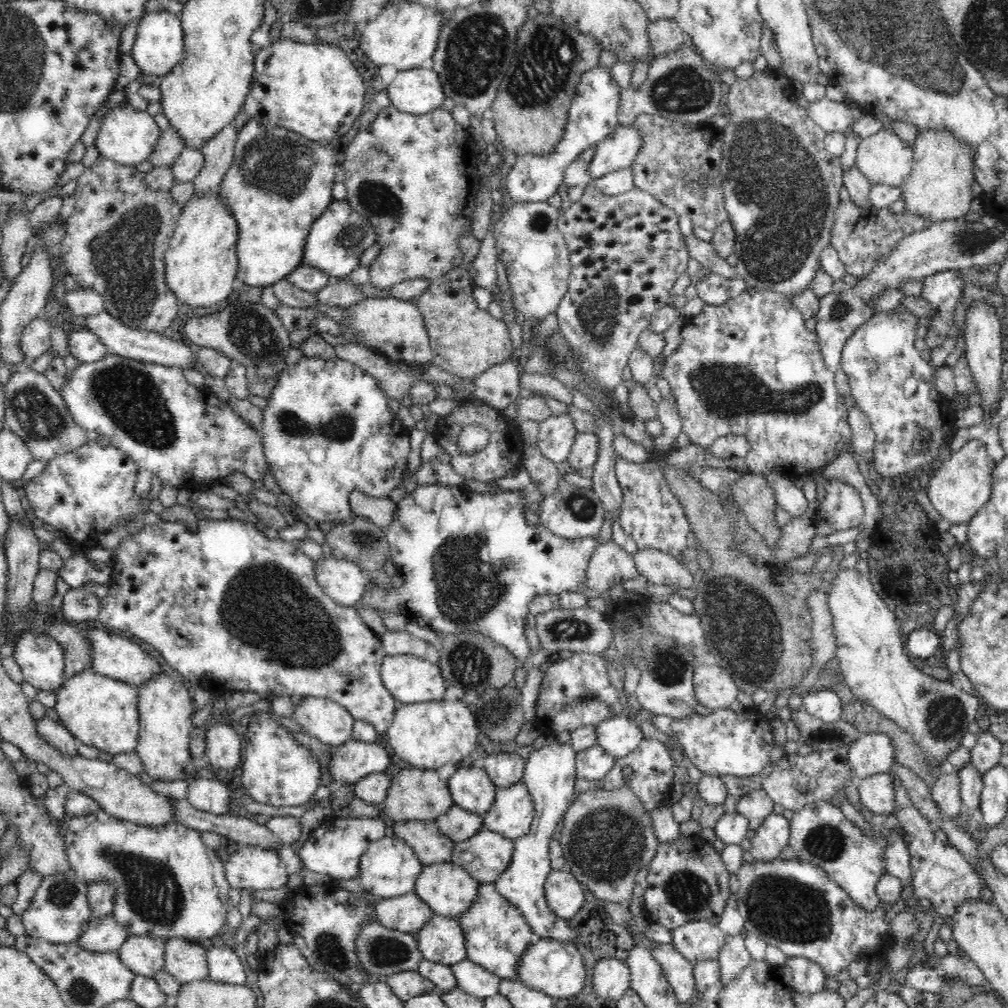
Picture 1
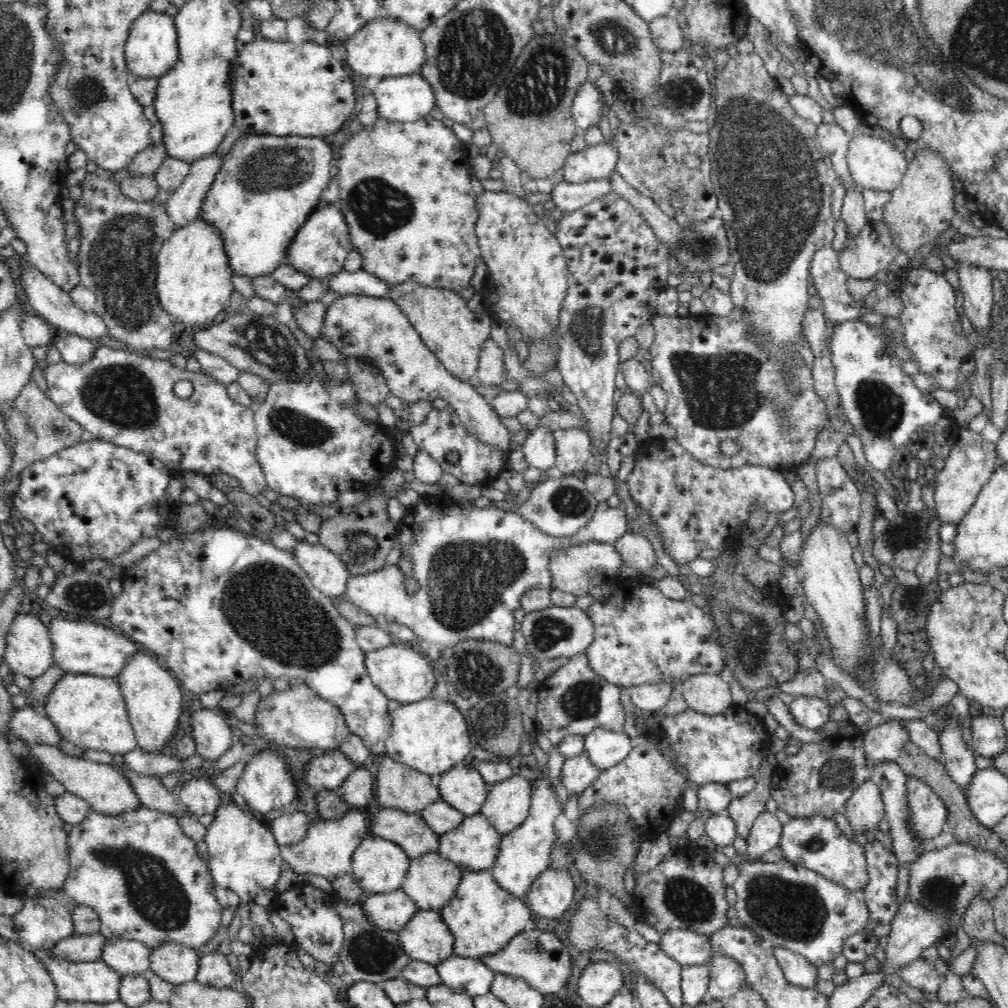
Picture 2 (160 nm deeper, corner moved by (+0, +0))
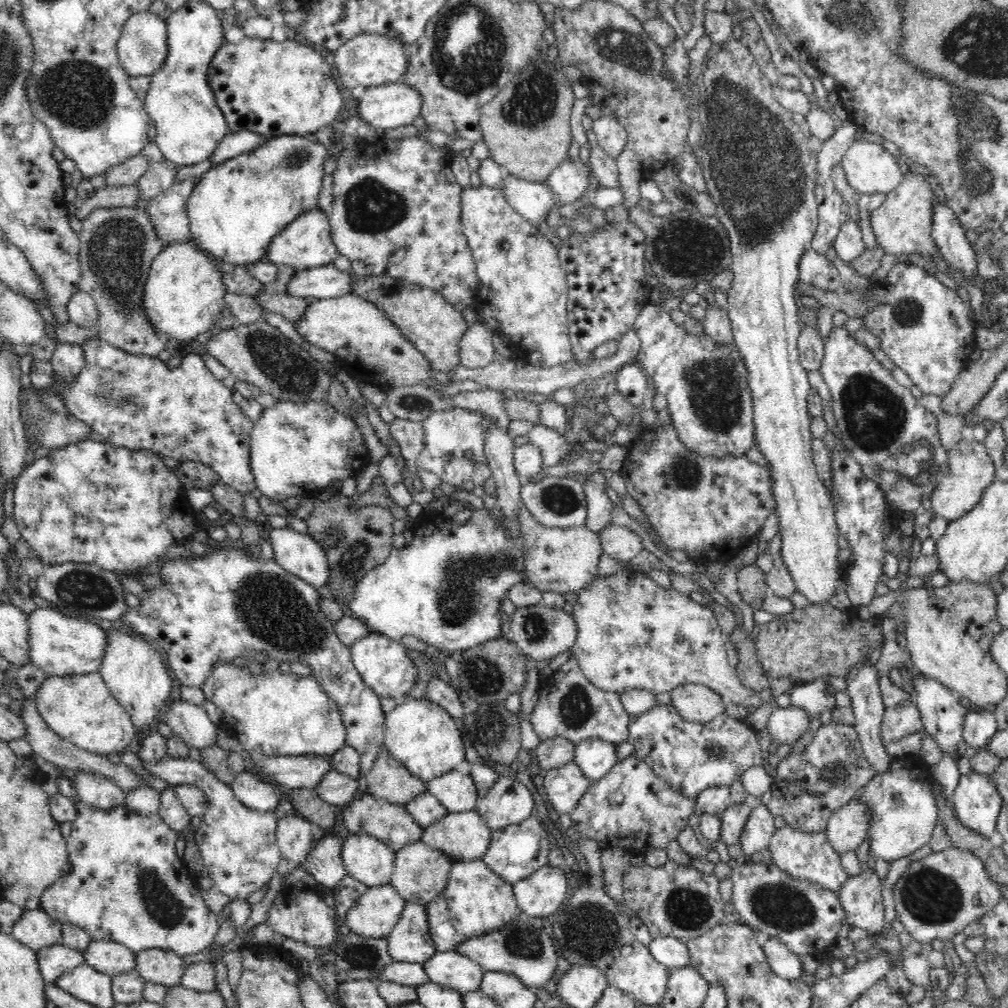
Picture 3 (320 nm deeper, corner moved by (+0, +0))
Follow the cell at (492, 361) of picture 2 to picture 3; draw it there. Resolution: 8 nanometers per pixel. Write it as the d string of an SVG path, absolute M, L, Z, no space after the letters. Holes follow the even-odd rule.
M475 323L469 326L462 340L458 342L460 364L467 369L479 369L496 360L496 350L492 343L493 335L494 332L486 330L483 324Z

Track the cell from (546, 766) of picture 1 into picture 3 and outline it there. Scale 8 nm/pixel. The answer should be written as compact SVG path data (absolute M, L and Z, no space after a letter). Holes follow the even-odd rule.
M532 814L531 818L521 824L492 831L489 847L481 859L492 869L492 872L514 885L544 866L547 863L549 852L548 834L542 828L536 814Z

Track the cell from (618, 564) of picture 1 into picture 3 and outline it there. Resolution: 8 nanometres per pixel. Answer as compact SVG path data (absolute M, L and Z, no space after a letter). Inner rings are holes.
M522 506L518 510L518 521L523 534L526 554L525 576L527 582L544 592L577 593L597 573L601 555L604 553L596 532L584 526L546 527L536 522L534 515Z

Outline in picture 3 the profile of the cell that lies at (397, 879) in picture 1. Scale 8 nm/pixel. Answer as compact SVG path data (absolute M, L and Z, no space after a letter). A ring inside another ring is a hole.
M352 833L343 840L342 858L347 874L369 888L390 885L395 850L366 834Z

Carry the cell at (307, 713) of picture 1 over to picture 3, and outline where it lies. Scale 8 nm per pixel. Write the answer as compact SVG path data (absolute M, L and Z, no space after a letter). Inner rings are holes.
M218 661L210 671L208 678L201 686L205 700L213 702L223 714L222 724L225 731L242 740L242 750L254 755L270 756L330 756L345 748L346 727L342 720L339 706L330 698L314 675L298 676L282 670L262 671L252 674L246 665L236 666L234 663Z

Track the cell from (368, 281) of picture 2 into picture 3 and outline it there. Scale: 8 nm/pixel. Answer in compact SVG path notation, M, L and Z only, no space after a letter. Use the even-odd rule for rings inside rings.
M330 263L324 266L295 272L286 284L288 295L316 299L337 298L352 295L352 272L341 272Z

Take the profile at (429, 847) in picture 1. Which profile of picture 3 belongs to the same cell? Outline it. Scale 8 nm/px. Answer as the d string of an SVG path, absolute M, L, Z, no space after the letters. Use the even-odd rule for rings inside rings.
M362 794L362 798L356 798L346 804L342 812L344 826L350 834L366 834L381 840L395 851L405 847L408 843L420 841L424 830L414 821L414 818L405 805L390 804L386 800L376 799L370 794Z

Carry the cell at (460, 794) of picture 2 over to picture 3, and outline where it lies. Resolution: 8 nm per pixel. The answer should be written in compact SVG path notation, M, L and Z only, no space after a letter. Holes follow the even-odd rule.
M456 770L430 780L427 783L427 792L442 803L448 813L475 810L479 799L472 776L460 774Z

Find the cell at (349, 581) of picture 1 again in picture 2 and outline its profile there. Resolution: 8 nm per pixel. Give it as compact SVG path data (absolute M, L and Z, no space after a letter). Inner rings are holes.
M301 540L295 547L291 552L314 586L335 601L344 598L350 578L344 562L320 543L311 544Z

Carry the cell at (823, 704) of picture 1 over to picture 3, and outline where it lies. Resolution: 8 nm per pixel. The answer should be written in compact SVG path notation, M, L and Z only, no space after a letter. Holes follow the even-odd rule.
M775 706L765 727L771 742L782 746L795 743L808 730L811 722L803 708Z

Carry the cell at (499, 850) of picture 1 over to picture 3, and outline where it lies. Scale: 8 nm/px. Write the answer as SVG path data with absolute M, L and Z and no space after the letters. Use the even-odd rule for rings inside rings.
M475 810L448 813L444 818L436 820L428 828L424 828L421 841L436 850L442 851L452 861L469 861L481 859L489 847L492 830Z

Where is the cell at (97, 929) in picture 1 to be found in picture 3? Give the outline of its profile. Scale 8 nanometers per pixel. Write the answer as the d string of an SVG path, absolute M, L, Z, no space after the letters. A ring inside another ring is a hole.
M60 942L36 951L38 966L47 984L54 984L59 976L85 963L83 950L62 946Z

